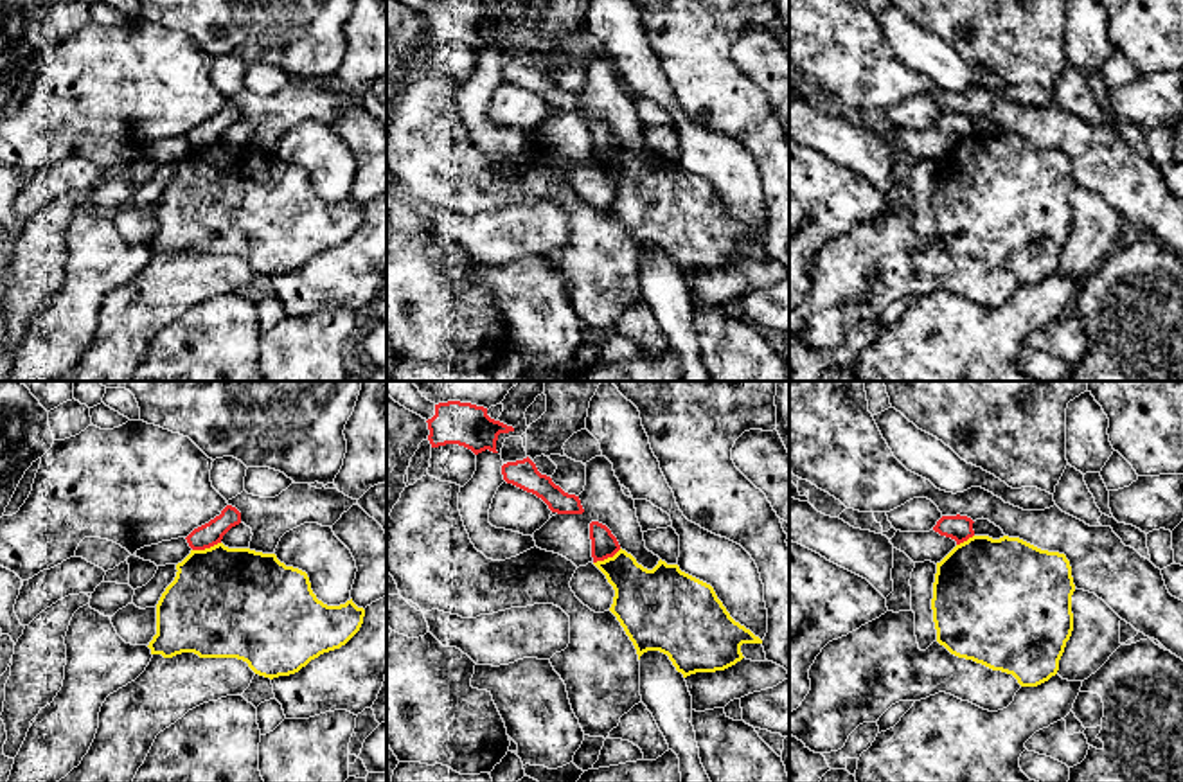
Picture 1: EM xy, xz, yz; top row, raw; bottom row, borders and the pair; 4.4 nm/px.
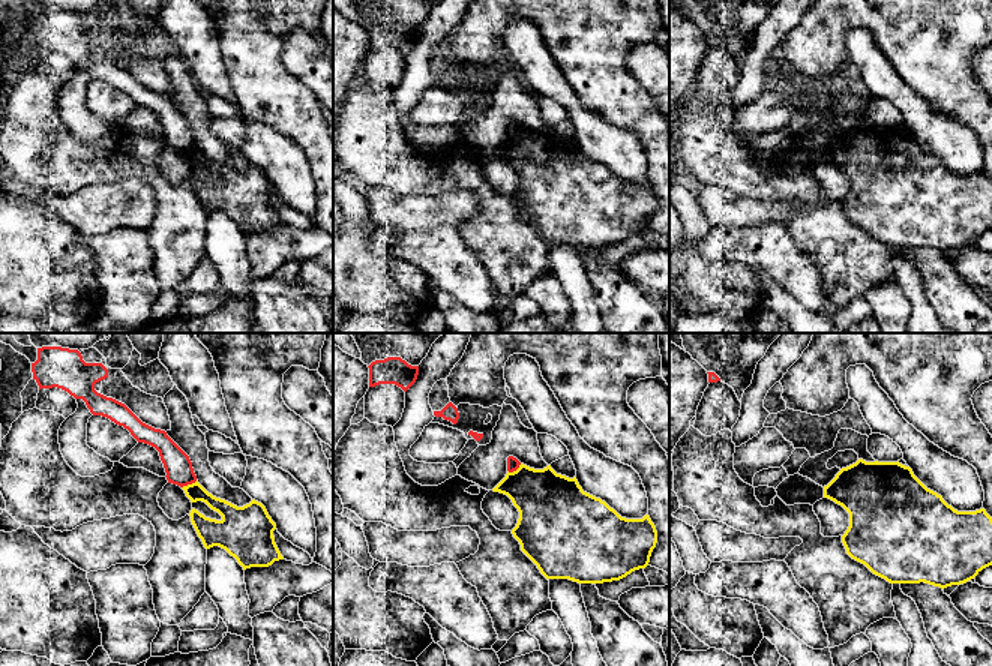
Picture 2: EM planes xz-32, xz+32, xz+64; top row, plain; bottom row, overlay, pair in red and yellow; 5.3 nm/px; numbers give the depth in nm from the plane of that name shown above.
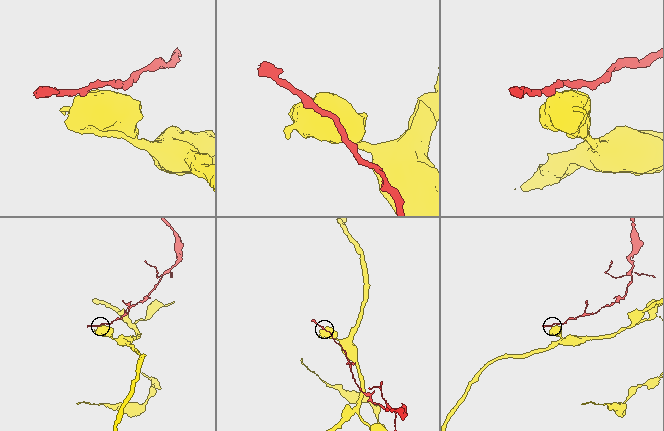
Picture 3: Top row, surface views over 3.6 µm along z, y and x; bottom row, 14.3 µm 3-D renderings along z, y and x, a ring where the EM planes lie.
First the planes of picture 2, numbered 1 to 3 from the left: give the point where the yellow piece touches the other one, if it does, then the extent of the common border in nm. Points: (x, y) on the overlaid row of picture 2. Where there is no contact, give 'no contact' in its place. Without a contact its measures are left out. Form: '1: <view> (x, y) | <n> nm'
1: xz-32 (189, 483) | 100 nm
2: xz+32 (514, 470) | 90 nm
3: no contact

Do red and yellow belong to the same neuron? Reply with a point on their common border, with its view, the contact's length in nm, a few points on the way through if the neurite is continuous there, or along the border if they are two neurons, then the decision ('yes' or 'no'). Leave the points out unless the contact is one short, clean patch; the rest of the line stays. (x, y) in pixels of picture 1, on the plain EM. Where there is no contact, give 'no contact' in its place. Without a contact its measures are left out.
xy (205, 144) | 130 nm | along xy (220, 139), (193, 148) | no

